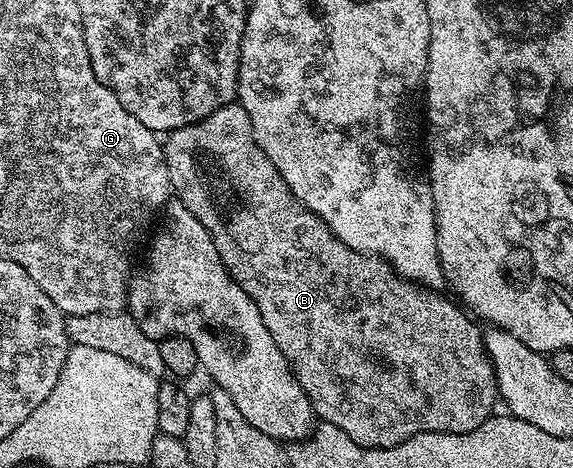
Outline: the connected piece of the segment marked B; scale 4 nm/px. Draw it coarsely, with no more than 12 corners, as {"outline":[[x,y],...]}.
{"outline":[[241,103],[167,132],[323,422],[360,447],[498,407],[473,316],[303,207]]}

